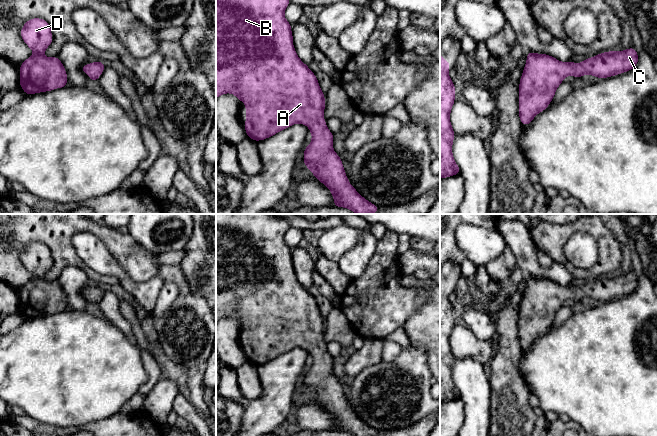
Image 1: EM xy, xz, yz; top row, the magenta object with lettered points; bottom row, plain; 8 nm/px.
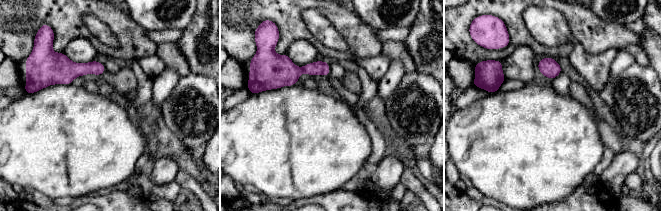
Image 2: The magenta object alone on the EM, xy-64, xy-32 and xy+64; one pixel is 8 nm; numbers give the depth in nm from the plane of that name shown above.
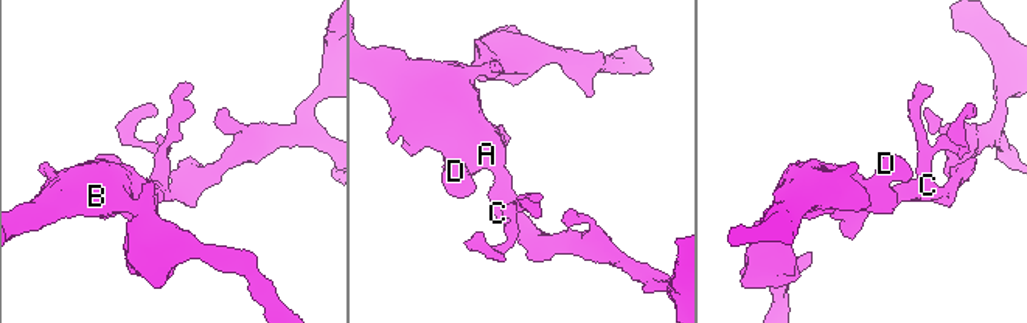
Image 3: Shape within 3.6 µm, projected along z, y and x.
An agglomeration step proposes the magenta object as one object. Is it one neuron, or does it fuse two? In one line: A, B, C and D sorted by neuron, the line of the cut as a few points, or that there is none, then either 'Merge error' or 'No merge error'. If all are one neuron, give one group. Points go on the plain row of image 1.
Groups: A B C D. No split. No merge error

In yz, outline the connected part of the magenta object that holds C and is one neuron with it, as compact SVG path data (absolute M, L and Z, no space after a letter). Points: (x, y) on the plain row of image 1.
M634 271L619 276L603 276L578 288L575 286L560 286L547 278L527 276L527 285L519 307L518 336L522 349L529 349L538 337L547 333L556 313L566 300L575 300L577 304L586 298L596 300L599 303L608 302L632 294L637 289L638 284L639 281Z

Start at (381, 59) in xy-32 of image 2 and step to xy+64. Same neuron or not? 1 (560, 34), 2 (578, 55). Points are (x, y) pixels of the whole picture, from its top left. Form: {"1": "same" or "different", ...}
{"1": "same", "2": "same"}

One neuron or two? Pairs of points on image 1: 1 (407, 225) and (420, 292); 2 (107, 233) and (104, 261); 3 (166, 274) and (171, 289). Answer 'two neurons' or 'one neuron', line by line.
1: two neurons
2: two neurons
3: two neurons

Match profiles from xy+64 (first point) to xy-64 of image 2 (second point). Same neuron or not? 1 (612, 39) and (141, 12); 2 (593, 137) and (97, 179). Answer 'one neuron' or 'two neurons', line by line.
1: two neurons
2: one neuron

